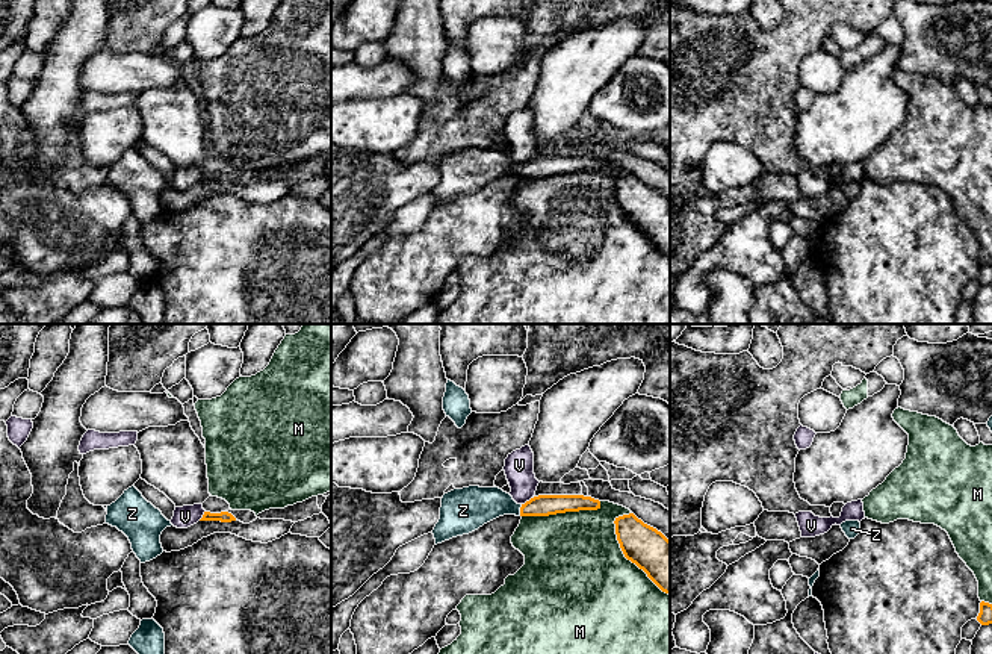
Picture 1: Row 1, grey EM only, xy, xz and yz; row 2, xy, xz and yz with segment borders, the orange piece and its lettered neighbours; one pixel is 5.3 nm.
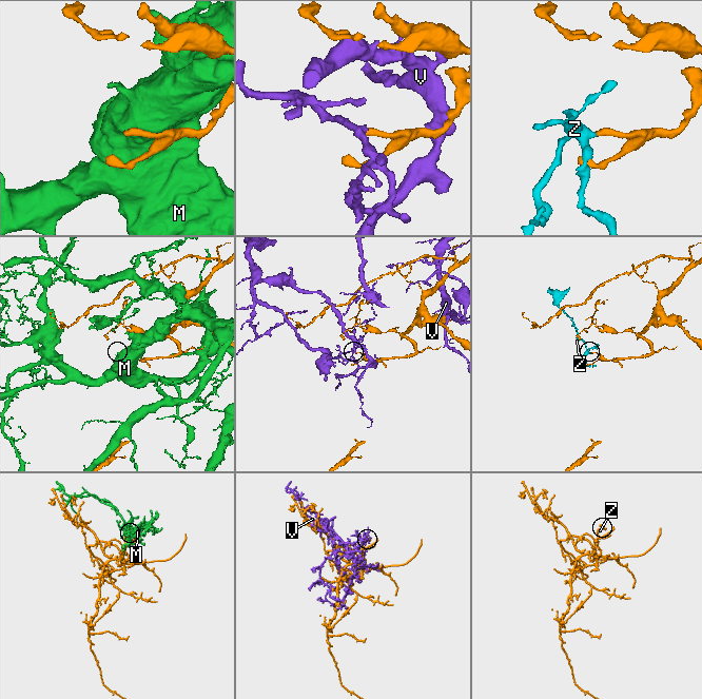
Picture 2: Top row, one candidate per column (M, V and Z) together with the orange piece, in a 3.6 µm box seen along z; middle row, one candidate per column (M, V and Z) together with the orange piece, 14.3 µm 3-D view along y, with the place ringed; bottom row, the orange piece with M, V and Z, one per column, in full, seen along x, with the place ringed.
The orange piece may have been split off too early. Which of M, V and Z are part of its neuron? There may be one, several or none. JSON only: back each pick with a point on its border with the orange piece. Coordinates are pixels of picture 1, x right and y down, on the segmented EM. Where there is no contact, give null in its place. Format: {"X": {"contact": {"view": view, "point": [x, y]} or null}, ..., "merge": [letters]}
{"Z": {"contact": {"view": "xz", "point": [520, 510]}}, "merge": ["Z"]}

